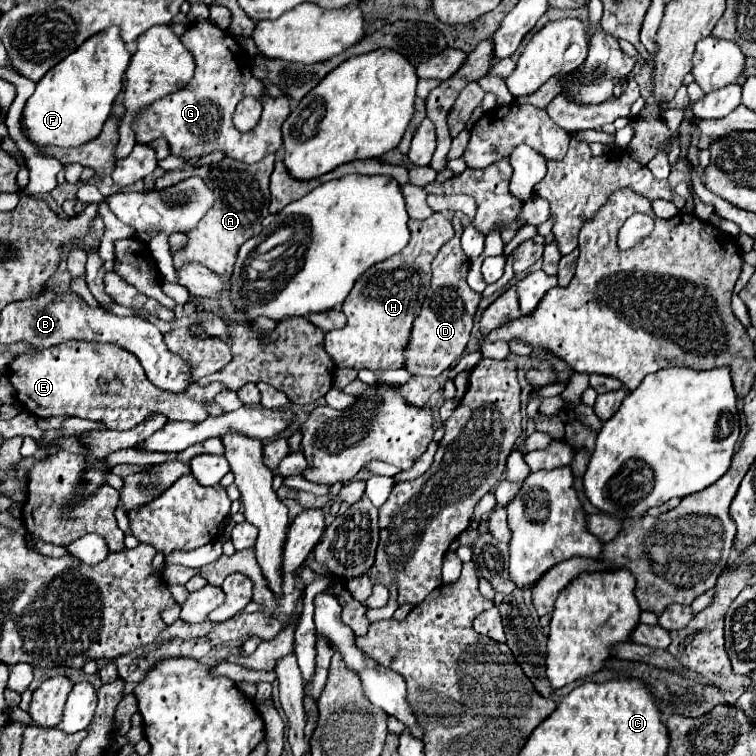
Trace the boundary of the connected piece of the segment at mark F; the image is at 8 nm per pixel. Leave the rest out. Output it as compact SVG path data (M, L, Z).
M115 26L83 42L73 54L61 60L37 82L35 92L21 114L27 138L39 148L73 148L97 138L111 114L113 100L123 90L123 74L129 66L129 58L131 54L119 36L119 28Z

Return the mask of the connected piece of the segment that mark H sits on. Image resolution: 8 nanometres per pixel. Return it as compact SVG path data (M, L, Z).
M431 214L425 220L409 220L411 240L401 250L397 260L405 266L391 266L391 260L377 262L371 266L353 286L343 302L343 312L347 316L347 326L325 334L325 350L339 368L367 368L367 370L387 370L405 366L405 348L409 344L409 334L415 318L421 312L421 304L431 282L431 262L439 248L451 240L453 226L443 214Z

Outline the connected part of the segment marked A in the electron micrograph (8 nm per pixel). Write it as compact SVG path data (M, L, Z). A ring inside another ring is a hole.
M267 154L257 164L243 164L231 158L223 158L213 170L211 166L203 168L185 168L177 172L165 172L163 178L159 178L157 190L169 188L173 184L179 184L181 180L187 180L189 176L199 176L205 180L205 184L215 192L215 204L209 208L209 212L203 216L203 220L197 224L197 228L185 232L187 244L183 250L173 252L173 264L179 268L179 264L187 262L199 262L207 266L213 272L219 272L221 276L231 276L233 264L237 260L239 246L253 238L257 232L261 232L261 220L269 214L269 176L273 172L275 154Z

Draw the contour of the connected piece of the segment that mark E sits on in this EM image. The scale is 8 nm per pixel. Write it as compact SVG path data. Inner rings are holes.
M75 340L43 352L17 356L9 366L9 380L15 388L17 402L33 416L77 416L103 422L109 430L131 430L151 414L165 414L167 420L203 422L207 418L207 410L203 408L205 400L225 390L223 384L191 384L187 396L167 396L149 384L139 360L123 352L123 348Z

